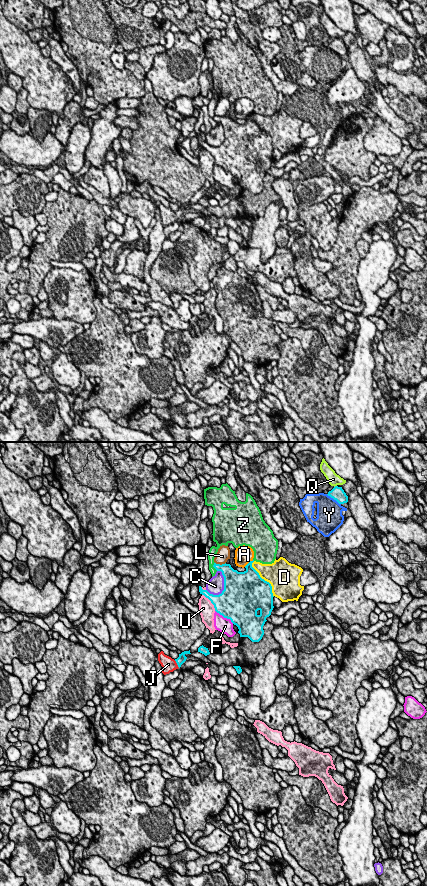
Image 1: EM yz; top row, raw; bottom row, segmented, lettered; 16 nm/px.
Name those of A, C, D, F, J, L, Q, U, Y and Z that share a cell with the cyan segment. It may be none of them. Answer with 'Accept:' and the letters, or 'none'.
Accept: J

